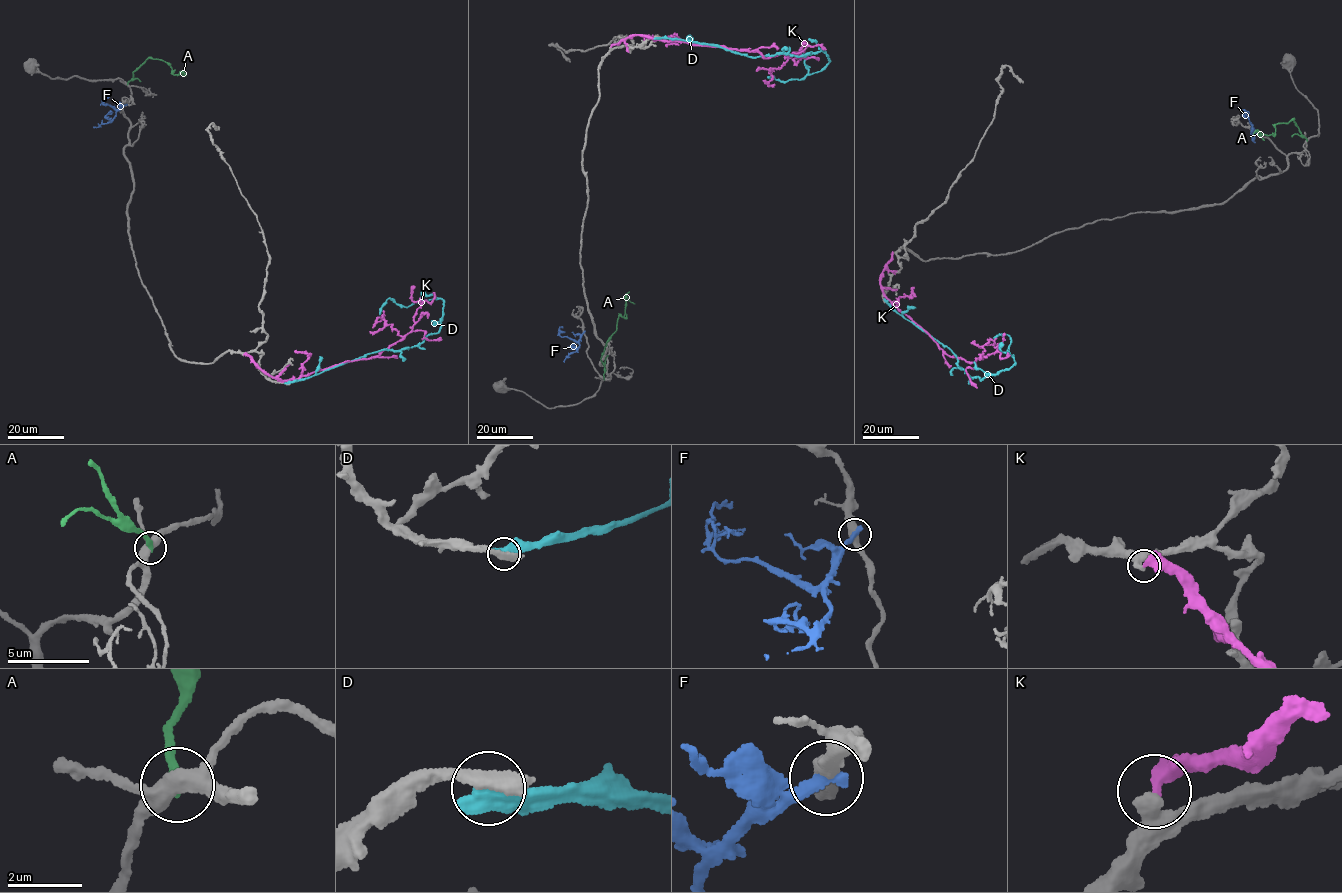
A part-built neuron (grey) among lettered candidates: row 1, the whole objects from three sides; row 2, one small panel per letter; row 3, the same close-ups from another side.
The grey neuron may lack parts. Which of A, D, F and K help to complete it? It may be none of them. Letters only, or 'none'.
none

